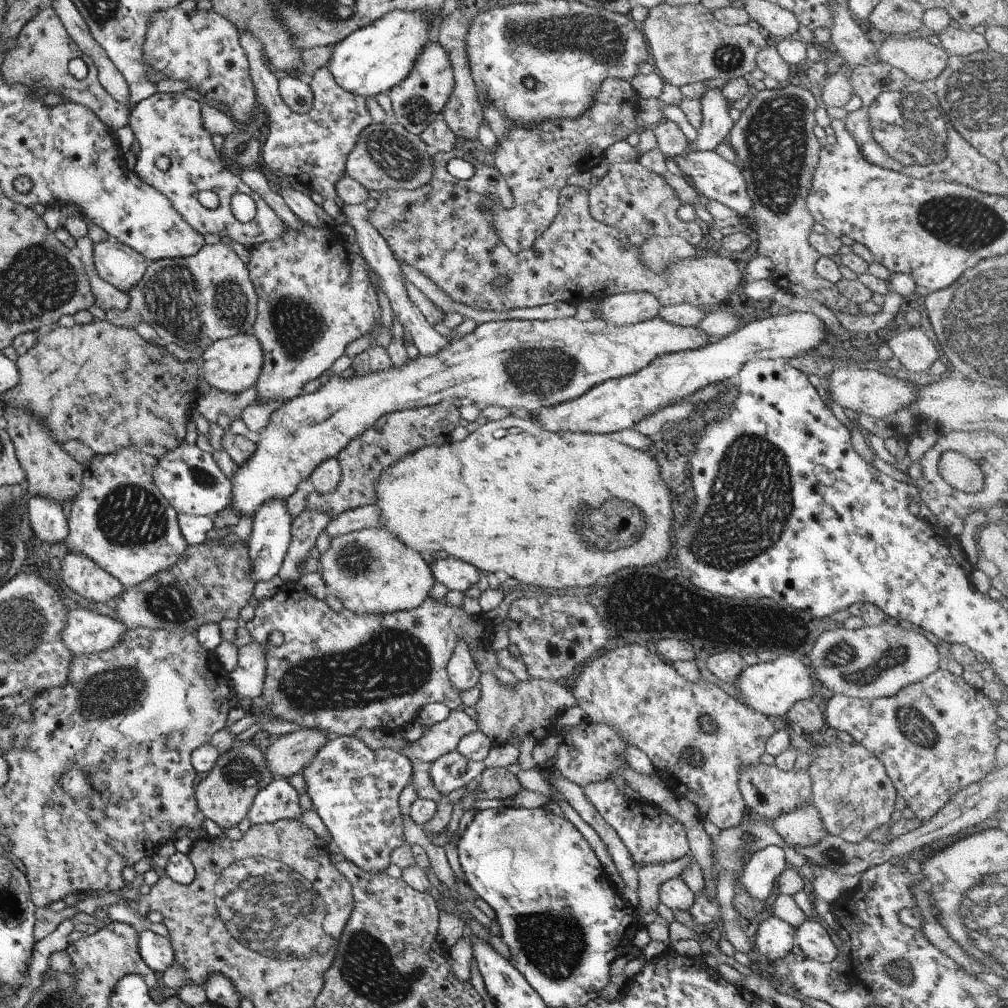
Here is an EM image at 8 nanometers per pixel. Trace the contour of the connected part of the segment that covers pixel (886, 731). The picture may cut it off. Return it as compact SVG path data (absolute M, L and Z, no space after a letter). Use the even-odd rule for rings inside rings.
M940 667L938 668L934 673L929 674L929 676L926 676L924 679L921 679L919 682L915 682L915 684L909 684L909 686L905 686L905 688L901 688L895 696L890 696L887 698L874 698L873 700L863 700L858 698L849 698L848 696L843 696L842 694L835 693L828 701L827 705L825 706L825 710L822 713L822 718L825 722L825 730L831 733L835 733L839 736L843 736L850 740L851 742L856 742L857 744L861 744L861 746L865 747L865 750L869 750L869 752L872 752L875 754L875 758L881 762L883 765L883 768L885 768L885 774L887 774L887 778L892 782L893 788L896 790L896 793L903 798L906 802L906 806L909 806L911 809L911 812L913 812L913 816L917 818L917 820L929 820L949 799L953 797L953 794L955 794L957 791L961 790L962 788L965 788L966 786L969 786L969 784L973 784L973 782L977 782L977 780L981 780L983 776L985 776L988 772L991 772L996 766L1000 764L1002 761L1001 752L997 744L999 744L999 738L997 736L1000 734L999 729L995 726L995 720L997 720L997 710L995 710L996 703L991 700L991 698L988 698L983 694L983 692L979 689L975 689L961 678L961 676L955 676L954 674L951 674L947 668Z

